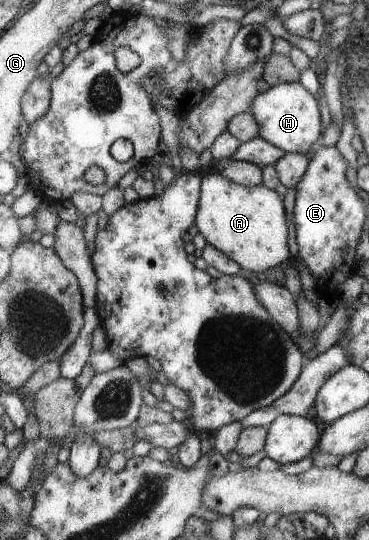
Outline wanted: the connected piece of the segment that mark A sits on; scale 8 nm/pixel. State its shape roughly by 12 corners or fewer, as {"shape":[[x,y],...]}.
{"shape":[[202,175],[195,226],[254,273],[288,258],[282,200]]}

